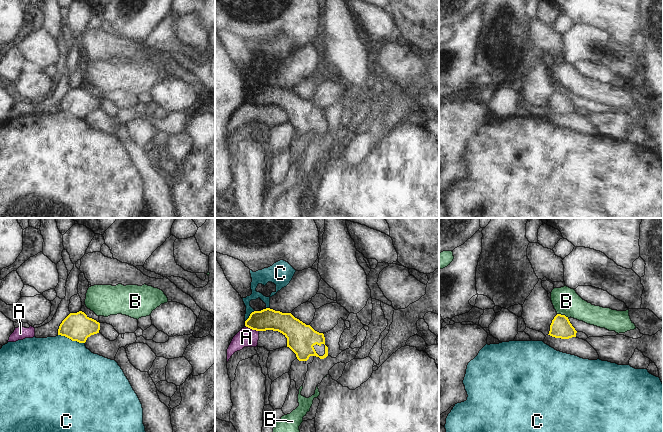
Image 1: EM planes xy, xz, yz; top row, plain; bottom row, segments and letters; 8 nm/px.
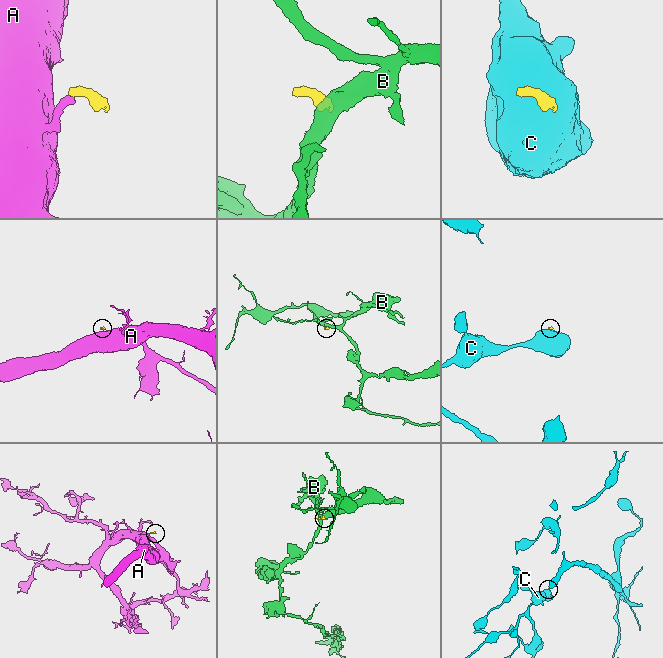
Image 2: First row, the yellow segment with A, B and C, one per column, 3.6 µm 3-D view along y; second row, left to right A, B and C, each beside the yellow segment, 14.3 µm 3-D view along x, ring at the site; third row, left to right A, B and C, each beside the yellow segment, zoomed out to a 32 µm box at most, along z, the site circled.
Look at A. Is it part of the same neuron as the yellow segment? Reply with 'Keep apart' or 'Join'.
Keep apart.

